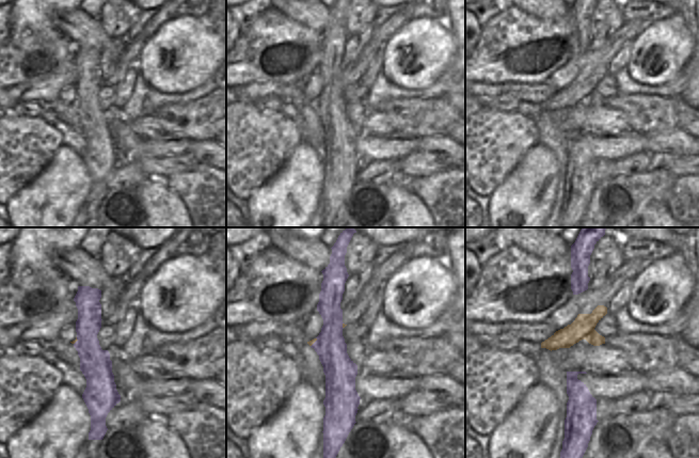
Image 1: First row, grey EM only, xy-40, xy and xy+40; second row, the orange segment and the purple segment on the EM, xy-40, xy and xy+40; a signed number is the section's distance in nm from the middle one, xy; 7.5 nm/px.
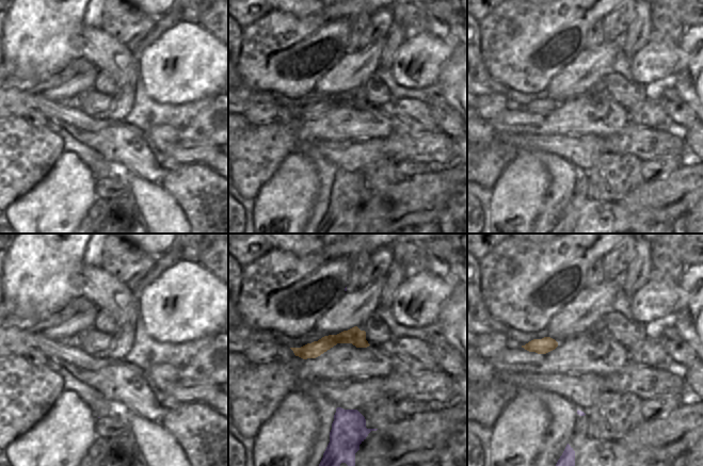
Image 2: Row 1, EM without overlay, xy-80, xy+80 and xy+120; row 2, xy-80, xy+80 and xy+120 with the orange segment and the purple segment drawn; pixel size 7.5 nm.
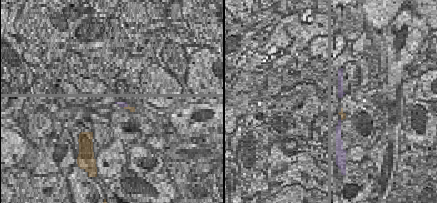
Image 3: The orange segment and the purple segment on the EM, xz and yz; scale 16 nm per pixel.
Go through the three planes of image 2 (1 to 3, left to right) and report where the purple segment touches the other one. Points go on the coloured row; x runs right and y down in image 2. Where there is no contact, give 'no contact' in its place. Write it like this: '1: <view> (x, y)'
1: no contact
2: no contact
3: no contact

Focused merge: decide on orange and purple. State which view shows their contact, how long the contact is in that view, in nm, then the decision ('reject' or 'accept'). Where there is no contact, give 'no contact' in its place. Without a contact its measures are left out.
meets orange in xy; contact 80 nm long; reject

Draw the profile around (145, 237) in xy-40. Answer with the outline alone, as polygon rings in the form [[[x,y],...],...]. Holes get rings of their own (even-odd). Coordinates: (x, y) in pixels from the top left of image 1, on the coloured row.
[[[112,227],[112,231],[130,239],[142,250],[160,248],[176,232],[176,227]]]

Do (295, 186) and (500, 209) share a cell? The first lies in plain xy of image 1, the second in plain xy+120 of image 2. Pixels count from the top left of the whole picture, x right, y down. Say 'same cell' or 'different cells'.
same cell

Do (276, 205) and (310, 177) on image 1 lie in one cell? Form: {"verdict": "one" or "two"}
{"verdict": "one"}

